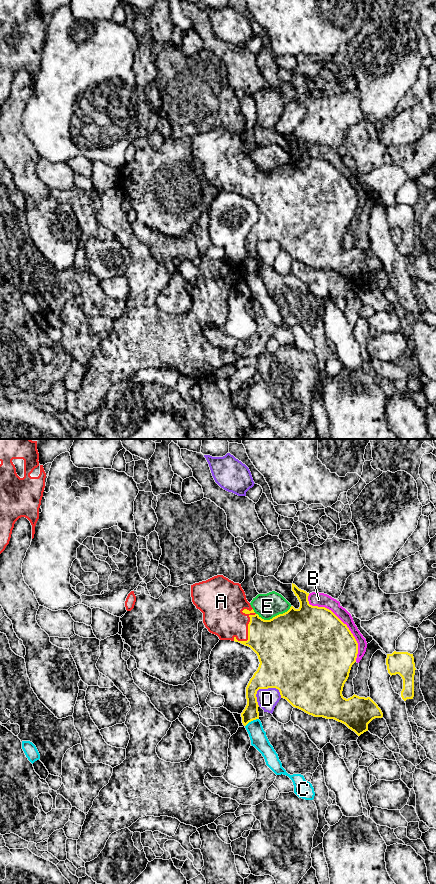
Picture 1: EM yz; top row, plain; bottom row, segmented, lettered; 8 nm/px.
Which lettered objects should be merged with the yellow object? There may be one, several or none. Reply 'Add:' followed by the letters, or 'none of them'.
Add: A

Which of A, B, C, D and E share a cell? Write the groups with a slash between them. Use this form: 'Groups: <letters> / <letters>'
Groups: A / B / C / D / E

